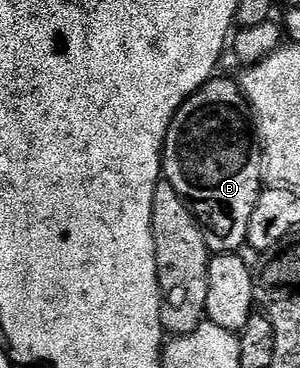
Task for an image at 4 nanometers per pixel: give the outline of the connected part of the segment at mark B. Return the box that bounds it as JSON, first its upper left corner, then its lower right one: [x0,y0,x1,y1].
[164,78,263,254]

